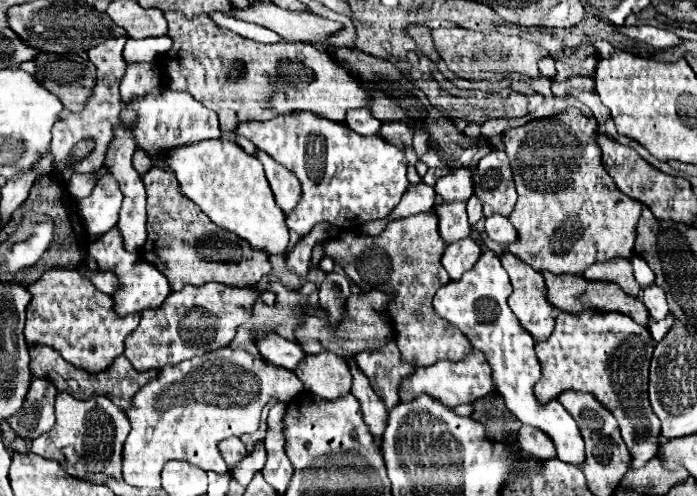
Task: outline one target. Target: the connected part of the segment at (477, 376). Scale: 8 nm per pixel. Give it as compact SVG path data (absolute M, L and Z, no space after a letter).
M472 351L466 359L452 363L452 361L440 361L434 363L432 367L416 367L416 371L408 377L404 377L400 381L398 387L398 395L402 403L410 403L414 397L418 397L420 393L426 393L428 397L432 397L434 401L442 403L444 407L456 407L462 403L472 403L478 397L484 397L486 393L494 391L492 389L492 379L490 379L490 369L488 369L488 361L484 359L484 355L480 351Z

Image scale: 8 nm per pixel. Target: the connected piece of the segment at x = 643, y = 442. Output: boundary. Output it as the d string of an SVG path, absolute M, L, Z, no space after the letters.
M586 309L574 315L562 311L556 317L550 337L536 343L536 355L542 365L542 379L534 387L536 397L548 401L568 389L592 393L616 417L632 463L644 465L656 457L660 445L660 419L648 401L648 365L652 351L654 339L650 329L624 313Z

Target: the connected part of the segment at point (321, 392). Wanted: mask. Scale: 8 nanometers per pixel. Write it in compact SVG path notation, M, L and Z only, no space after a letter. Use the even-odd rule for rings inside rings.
M330 353L308 355L308 359L304 359L294 373L304 383L306 391L324 399L338 399L348 395L352 389L352 373L348 363Z

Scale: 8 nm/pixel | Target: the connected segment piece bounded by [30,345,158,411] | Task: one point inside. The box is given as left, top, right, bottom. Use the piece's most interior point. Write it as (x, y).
(120, 382)

